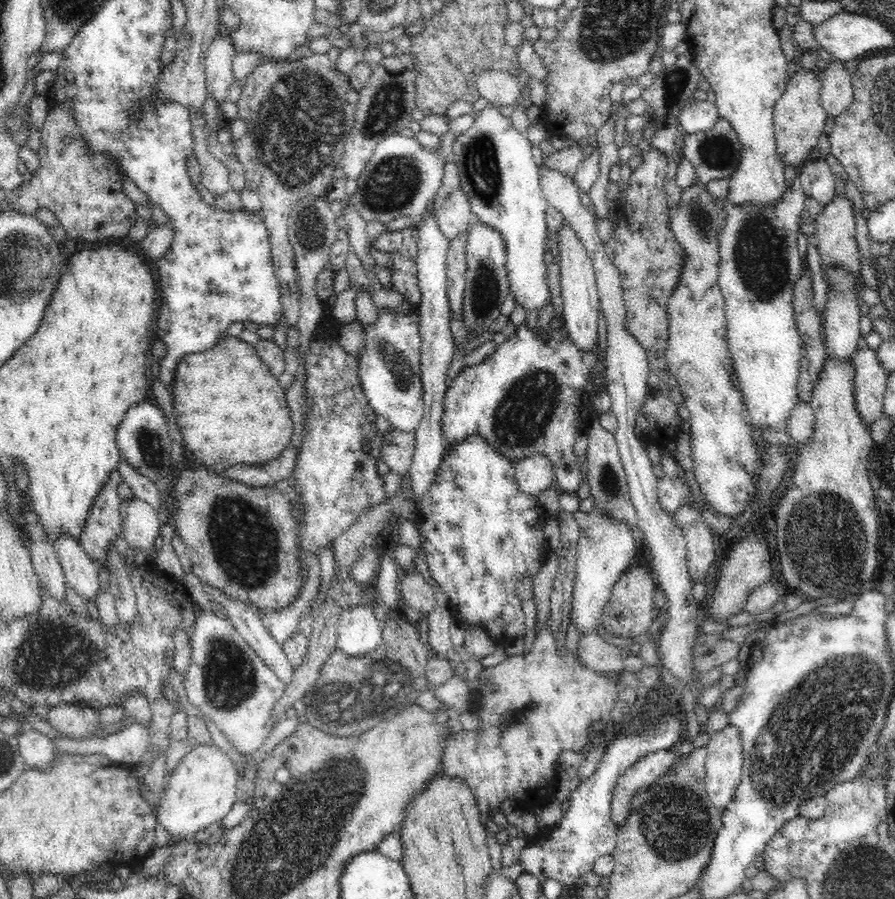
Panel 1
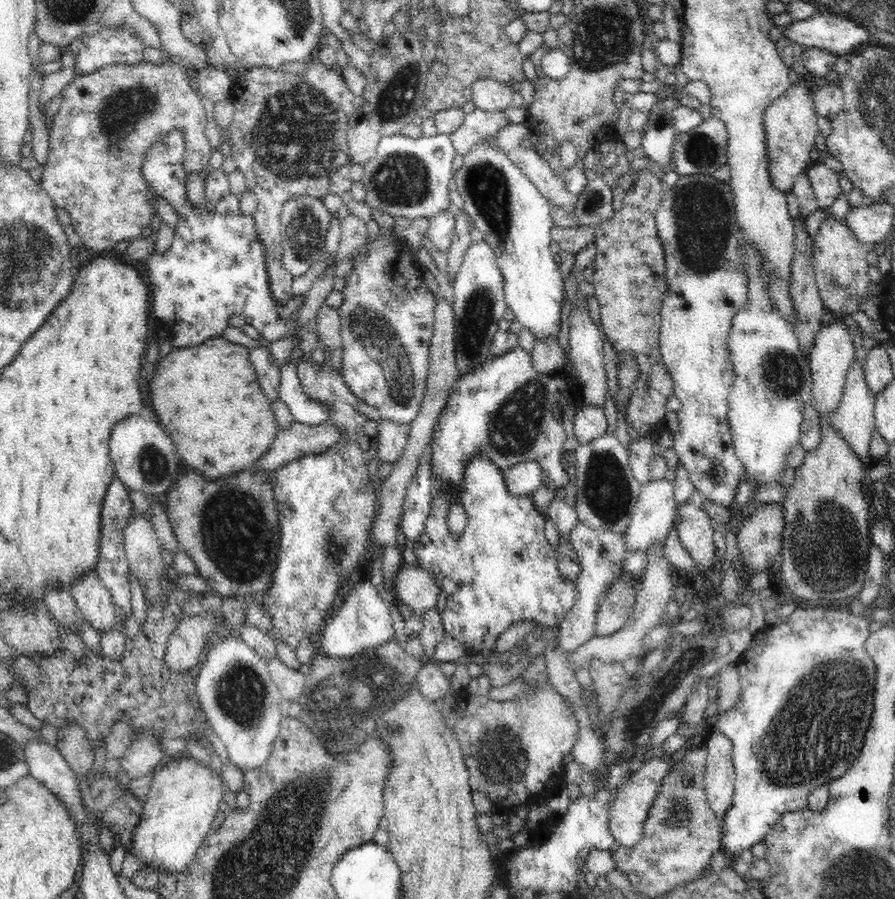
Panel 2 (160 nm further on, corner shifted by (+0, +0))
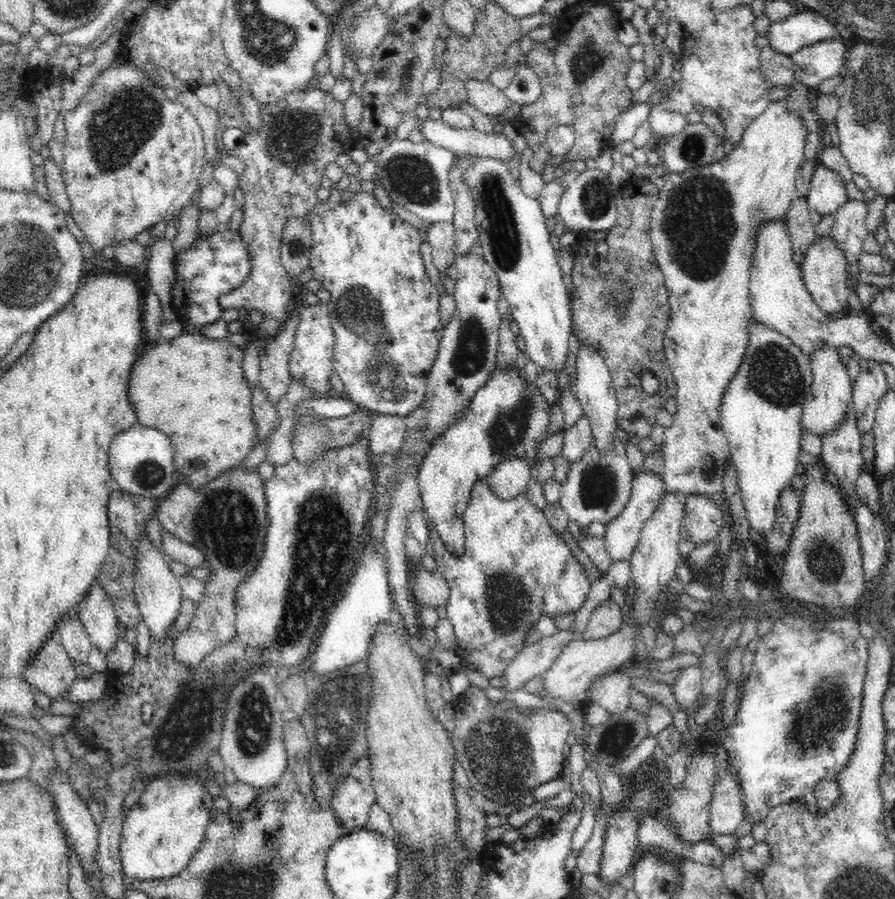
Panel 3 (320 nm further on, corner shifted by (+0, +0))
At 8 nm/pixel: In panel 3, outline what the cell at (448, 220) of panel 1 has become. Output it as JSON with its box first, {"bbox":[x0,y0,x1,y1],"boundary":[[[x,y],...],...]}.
{"bbox":[425,222,455,274],"boundary":[[[438,222],[429,226],[425,236],[432,247],[432,260],[442,274],[455,263],[455,227],[452,223]]]}

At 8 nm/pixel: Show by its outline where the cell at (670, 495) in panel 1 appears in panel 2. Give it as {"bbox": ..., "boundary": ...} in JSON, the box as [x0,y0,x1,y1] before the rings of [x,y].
{"bbox":[623,479,676,551],"boundary":[[[652,479],[645,485],[640,485],[639,497],[630,517],[623,537],[628,551],[645,551],[651,544],[665,542],[667,534],[674,529],[676,508],[674,504],[674,486],[672,481],[666,479]]]}

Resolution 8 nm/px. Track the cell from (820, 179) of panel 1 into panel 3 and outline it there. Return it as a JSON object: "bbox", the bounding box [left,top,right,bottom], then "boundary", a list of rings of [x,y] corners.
{"bbox":[807,165,849,215],"boundary":[[[818,165],[807,196],[808,209],[822,215],[834,215],[849,197],[845,181],[834,170]]]}

